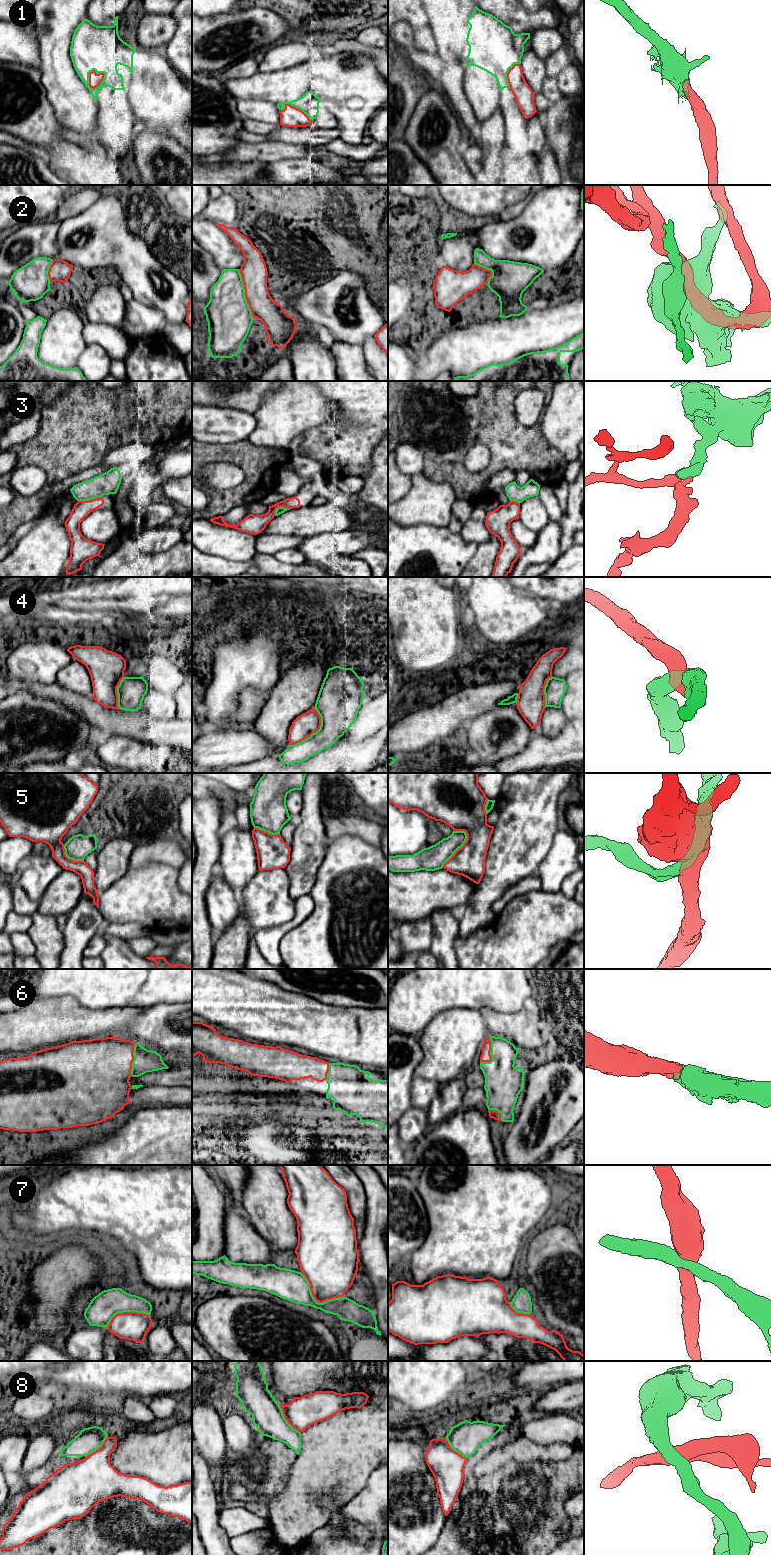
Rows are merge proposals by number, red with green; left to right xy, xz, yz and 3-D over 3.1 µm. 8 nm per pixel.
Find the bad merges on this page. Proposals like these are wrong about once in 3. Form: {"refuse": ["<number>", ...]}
{"refuse": ["3", "4", "5", "7", "8"]}

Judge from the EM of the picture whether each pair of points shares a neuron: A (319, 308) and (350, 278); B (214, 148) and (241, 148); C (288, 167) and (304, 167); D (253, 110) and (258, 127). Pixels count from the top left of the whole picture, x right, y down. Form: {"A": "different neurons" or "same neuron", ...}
{"A": "same neuron", "B": "different neurons", "C": "same neuron", "D": "different neurons"}

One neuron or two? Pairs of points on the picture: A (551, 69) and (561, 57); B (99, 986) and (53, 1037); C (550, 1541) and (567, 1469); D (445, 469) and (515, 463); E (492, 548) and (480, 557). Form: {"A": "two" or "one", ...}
{"A": "one", "B": "two", "C": "one", "D": "one", "E": "one"}

